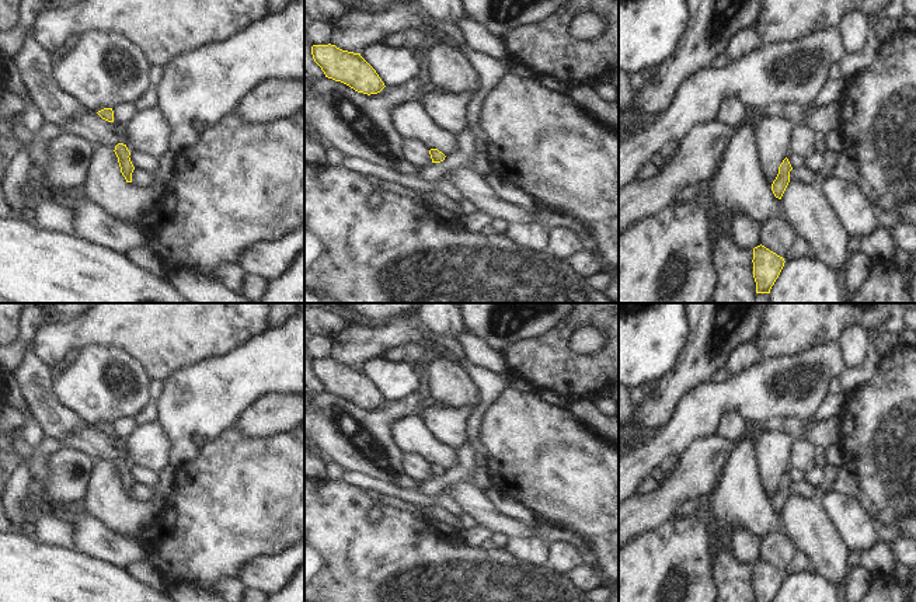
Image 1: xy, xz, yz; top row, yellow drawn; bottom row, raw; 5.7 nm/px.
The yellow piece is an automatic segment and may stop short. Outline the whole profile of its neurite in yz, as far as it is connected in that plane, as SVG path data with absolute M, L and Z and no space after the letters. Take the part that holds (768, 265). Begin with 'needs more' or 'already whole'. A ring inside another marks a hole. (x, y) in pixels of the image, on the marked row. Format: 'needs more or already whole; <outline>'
already whole; M760 244L753 248L752 262L756 293L770 293L784 267L784 258Z

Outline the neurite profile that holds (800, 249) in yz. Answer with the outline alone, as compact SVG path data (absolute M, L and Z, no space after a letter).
M797 237L794 244L788 248L783 258L784 261L797 261L805 257L811 257L812 254L812 248L807 243L807 240Z

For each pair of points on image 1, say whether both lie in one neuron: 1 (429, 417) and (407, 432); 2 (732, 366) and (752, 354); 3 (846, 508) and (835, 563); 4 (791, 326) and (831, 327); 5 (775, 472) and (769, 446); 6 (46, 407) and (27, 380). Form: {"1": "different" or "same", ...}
{"1": "different", "2": "same", "3": "different", "4": "same", "5": "same", "6": "same"}

